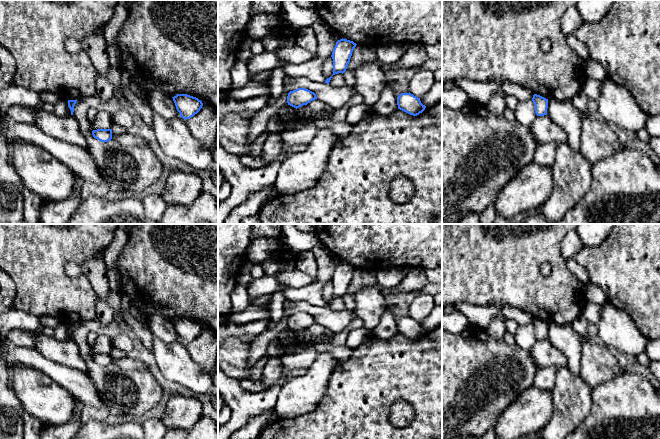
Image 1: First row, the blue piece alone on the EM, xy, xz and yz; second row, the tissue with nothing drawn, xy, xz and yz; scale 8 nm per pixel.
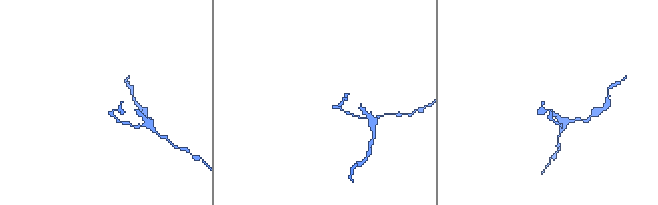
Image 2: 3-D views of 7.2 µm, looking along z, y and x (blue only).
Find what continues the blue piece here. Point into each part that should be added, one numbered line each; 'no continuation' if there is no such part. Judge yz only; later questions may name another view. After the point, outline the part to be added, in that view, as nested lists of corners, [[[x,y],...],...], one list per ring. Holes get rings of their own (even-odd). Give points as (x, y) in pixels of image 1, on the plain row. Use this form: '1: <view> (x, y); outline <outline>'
no continuation

